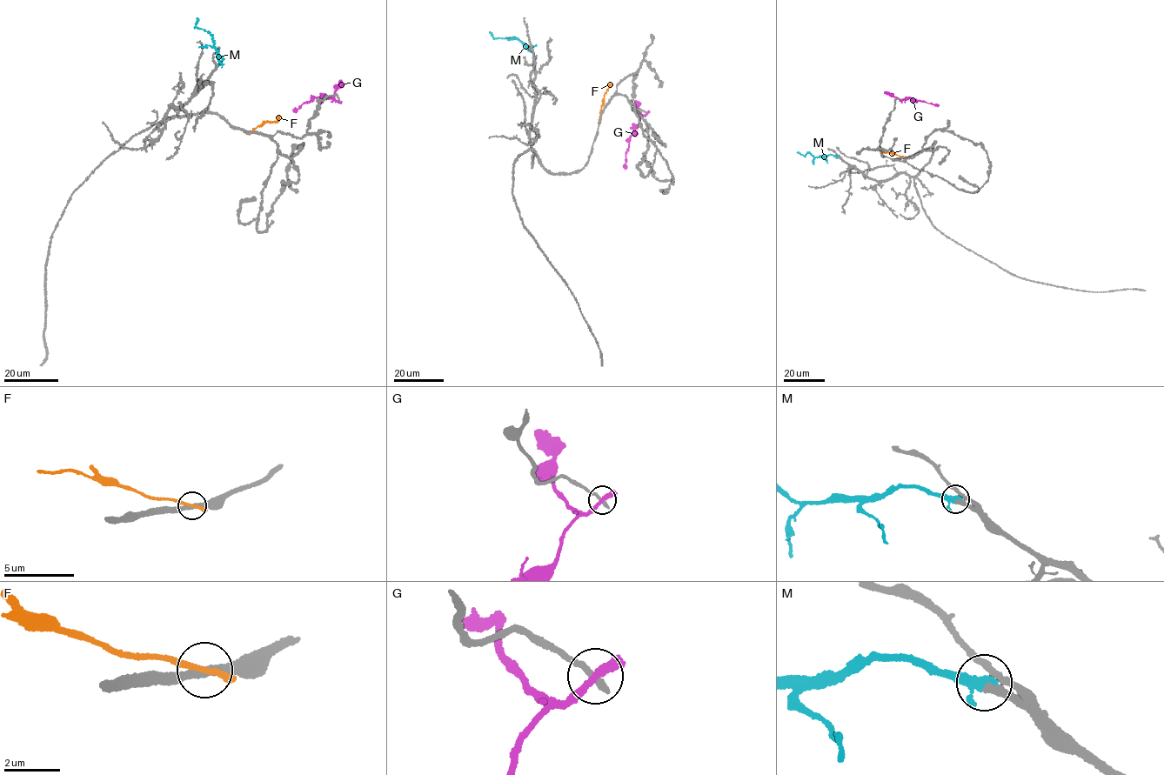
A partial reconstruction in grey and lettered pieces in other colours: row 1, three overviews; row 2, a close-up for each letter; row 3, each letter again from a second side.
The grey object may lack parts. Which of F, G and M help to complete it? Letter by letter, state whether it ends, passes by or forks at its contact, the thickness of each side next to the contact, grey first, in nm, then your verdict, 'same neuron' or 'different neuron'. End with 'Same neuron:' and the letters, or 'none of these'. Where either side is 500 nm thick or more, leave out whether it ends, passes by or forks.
F: it ends; calibres 320 and 280 nm; different neuron
G: it ends; calibres 280 and 400 nm; different neuron
M: it ends; calibres 240 and 320 nm; same neuron
Same neuron: M

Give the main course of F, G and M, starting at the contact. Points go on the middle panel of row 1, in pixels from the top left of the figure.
F: (601, 116), (601, 106), (609, 85)
G: (646, 113), (628, 139), (625, 169)
M: (534, 61), (534, 54), (519, 40), (495, 38), (489, 32)

